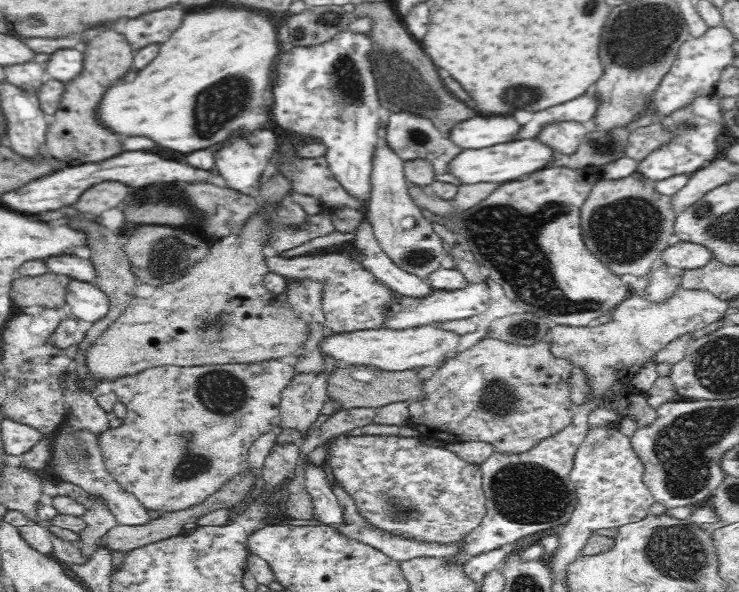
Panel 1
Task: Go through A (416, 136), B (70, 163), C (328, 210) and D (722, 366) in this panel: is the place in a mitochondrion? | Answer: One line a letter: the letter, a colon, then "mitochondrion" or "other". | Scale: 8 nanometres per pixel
A: mitochondrion
B: other
C: other
D: mitochondrion

